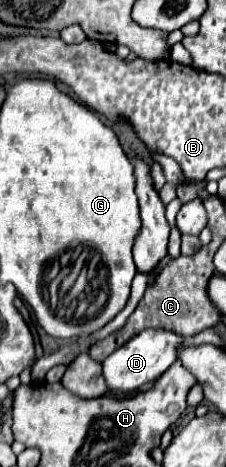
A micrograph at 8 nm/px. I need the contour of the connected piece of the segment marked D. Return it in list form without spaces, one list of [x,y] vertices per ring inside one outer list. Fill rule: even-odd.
[[[148,328],[148,330],[140,332],[138,336],[134,336],[124,346],[120,346],[102,364],[102,368],[104,368],[104,380],[106,380],[106,386],[108,386],[108,394],[122,398],[122,396],[134,394],[140,386],[144,386],[144,384],[160,378],[176,362],[176,346],[180,342],[182,342],[182,338],[178,334]]]

